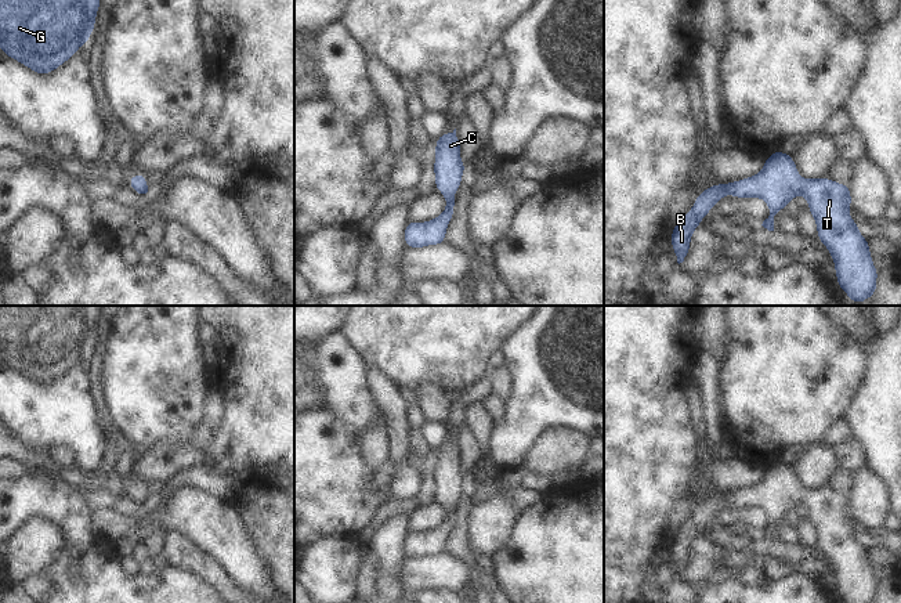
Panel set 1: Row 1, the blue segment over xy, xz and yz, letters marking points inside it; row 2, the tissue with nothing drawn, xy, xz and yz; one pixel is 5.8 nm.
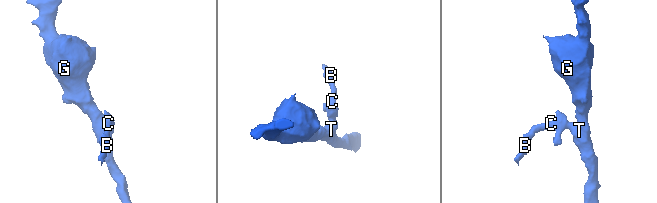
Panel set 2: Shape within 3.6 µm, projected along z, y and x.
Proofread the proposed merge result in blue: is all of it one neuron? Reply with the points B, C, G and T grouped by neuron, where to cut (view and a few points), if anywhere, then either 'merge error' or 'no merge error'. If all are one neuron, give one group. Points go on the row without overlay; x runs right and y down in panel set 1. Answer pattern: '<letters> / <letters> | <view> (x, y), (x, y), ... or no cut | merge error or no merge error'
B C G T | no cut | no merge error

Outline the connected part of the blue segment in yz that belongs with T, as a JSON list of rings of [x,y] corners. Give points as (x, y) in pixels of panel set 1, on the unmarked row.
[[[772,462],[757,485],[714,494],[703,499],[692,519],[674,535],[670,552],[677,573],[688,566],[692,541],[724,505],[763,508],[770,516],[770,526],[763,537],[774,541],[774,526],[797,503],[808,510],[808,520],[817,531],[819,550],[826,556],[836,574],[837,595],[846,603],[875,603],[878,579],[872,573],[869,552],[858,542],[858,534],[847,519],[853,514],[850,497],[831,491],[828,487],[807,490],[797,484],[790,465]]]

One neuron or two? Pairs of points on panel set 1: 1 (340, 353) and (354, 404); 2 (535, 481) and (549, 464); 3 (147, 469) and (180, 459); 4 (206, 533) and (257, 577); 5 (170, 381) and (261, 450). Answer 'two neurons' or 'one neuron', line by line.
1: one neuron
2: two neurons
3: one neuron
4: one neuron
5: two neurons

